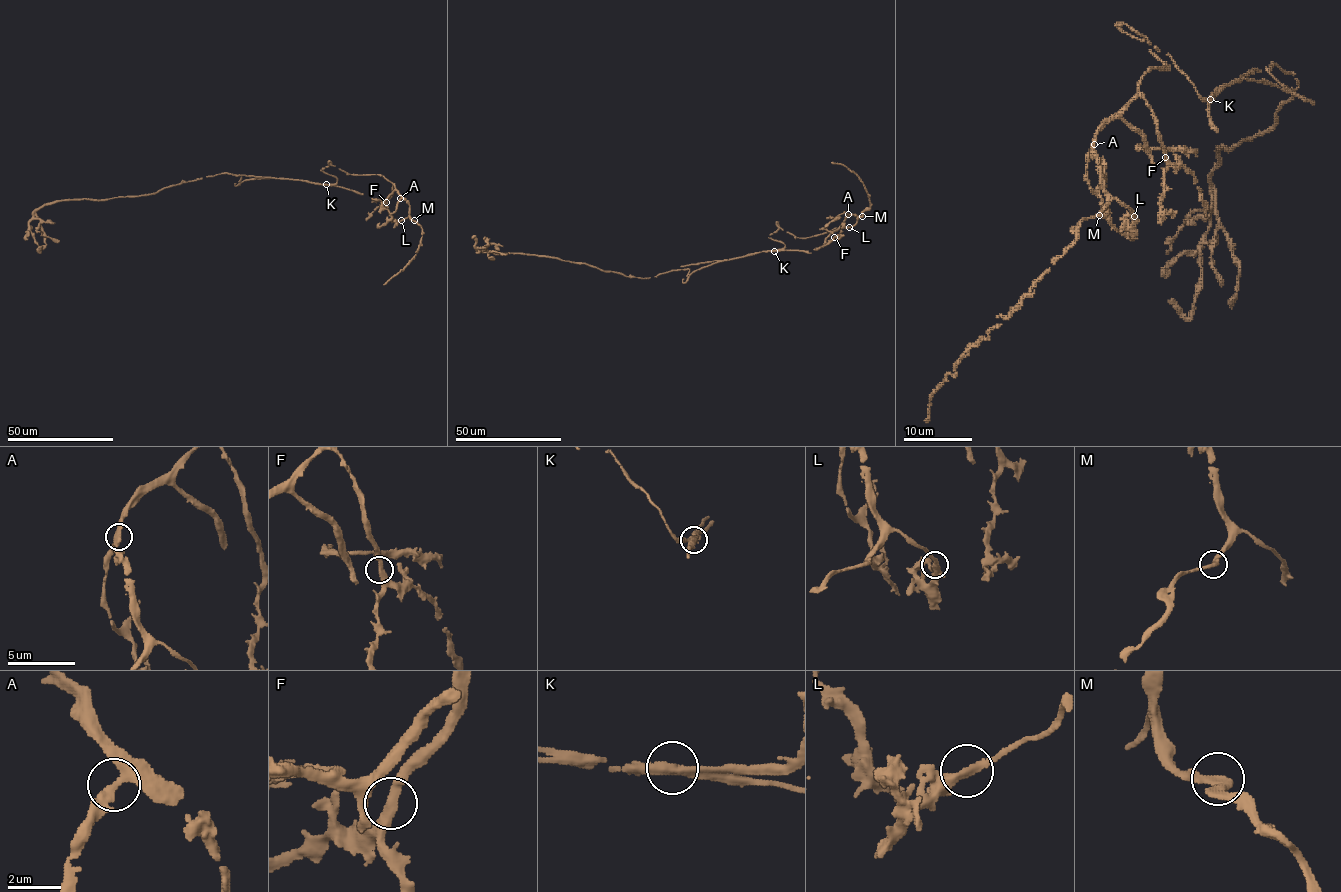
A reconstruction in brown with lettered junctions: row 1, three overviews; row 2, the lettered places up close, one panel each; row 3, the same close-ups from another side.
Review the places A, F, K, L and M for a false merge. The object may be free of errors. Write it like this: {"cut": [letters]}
{"cut": ["K"]}

